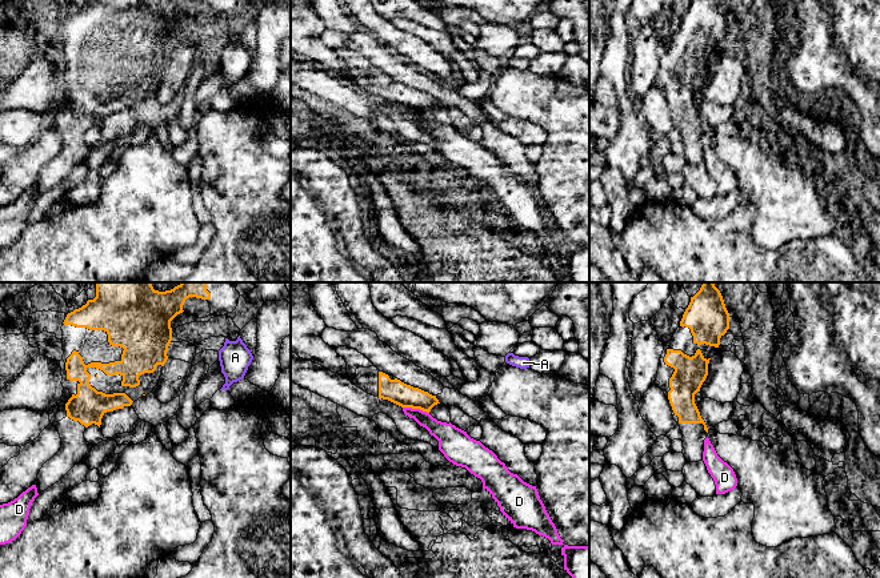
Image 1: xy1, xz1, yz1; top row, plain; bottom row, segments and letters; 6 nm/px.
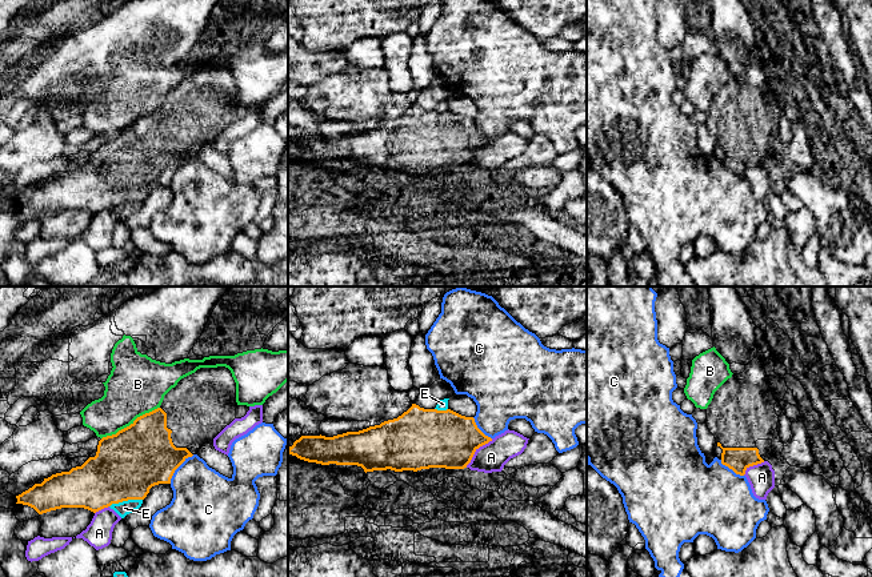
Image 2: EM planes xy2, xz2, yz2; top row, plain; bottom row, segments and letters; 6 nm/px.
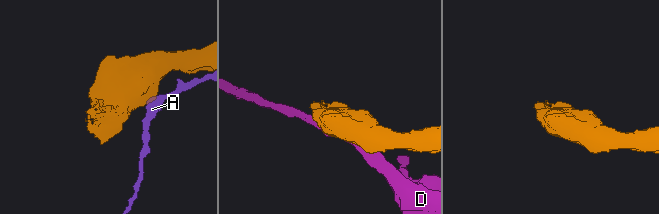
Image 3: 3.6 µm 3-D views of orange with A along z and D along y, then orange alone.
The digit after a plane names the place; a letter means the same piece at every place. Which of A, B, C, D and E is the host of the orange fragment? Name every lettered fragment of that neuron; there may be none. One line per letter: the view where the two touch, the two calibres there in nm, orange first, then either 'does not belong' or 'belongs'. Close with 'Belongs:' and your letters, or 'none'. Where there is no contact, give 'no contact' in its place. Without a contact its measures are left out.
A: xz2 | 360/180 nm | does not belong
B: xy2 | 400/360 nm | does not belong
C: xy2 | 400/360 nm | does not belong
D: xz1 | 140/140 nm | does not belong
E: xy2 | 400/90 nm | does not belong
Belongs: none

